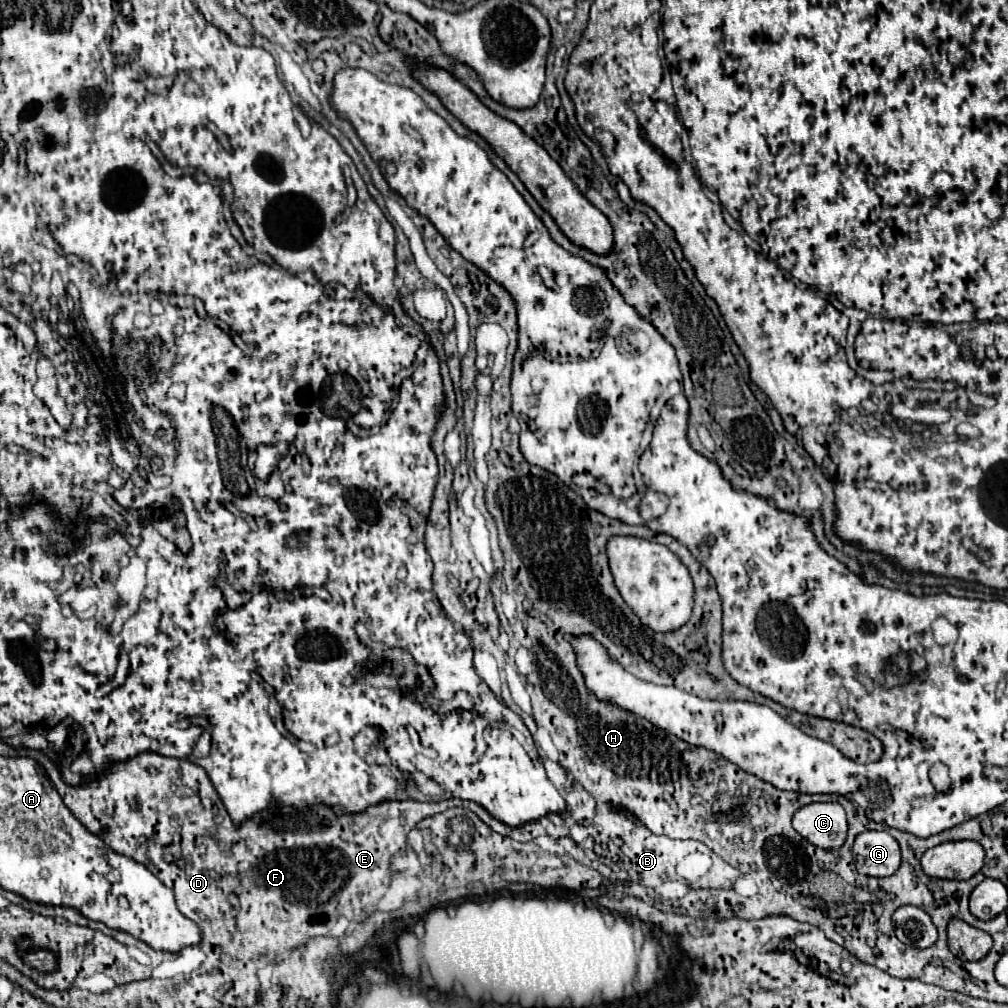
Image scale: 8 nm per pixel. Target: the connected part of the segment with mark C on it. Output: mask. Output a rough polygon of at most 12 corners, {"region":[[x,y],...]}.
{"region":[[811,803],[793,829],[821,849],[839,849],[847,817],[839,803]]}

